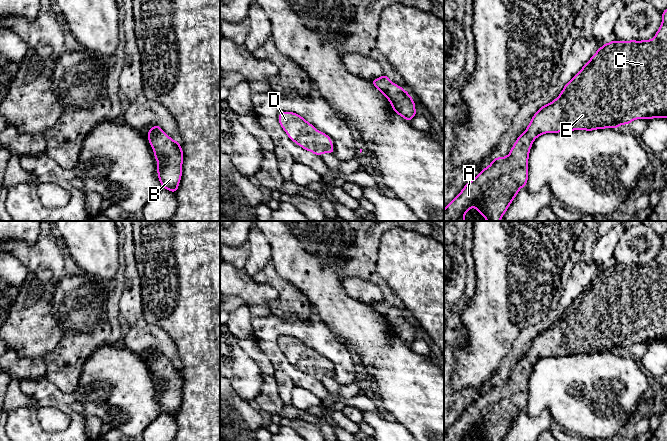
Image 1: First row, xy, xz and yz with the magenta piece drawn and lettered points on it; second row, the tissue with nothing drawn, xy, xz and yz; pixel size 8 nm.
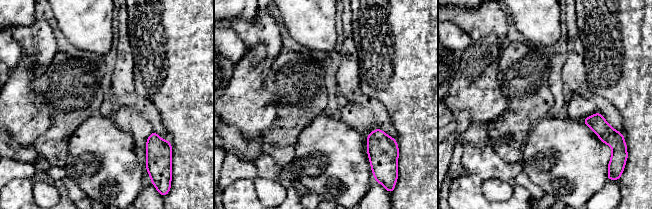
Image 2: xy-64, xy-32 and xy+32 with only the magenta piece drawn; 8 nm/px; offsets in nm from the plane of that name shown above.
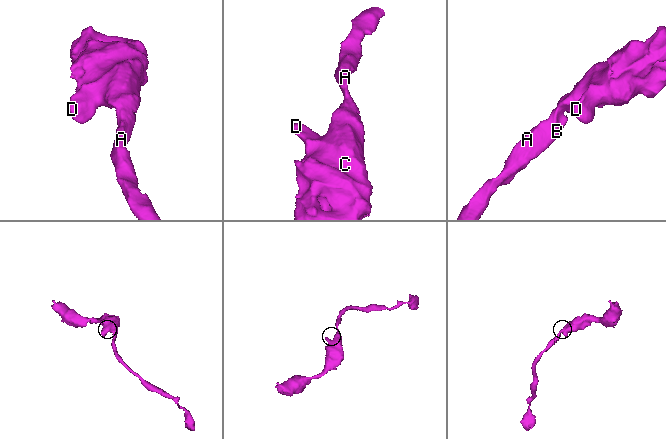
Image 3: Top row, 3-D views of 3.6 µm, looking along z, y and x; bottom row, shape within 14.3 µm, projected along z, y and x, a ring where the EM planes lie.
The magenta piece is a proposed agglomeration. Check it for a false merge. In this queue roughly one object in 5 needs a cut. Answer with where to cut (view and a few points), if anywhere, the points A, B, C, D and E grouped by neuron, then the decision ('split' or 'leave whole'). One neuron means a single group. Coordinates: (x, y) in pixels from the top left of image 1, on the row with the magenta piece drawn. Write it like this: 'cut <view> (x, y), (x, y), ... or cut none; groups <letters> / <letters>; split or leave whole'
cut none; groups A B C D E; leave whole

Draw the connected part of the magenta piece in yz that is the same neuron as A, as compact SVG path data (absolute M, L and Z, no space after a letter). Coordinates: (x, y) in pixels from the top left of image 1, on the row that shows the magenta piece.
M667 9L662 12L662 24L652 40L642 41L614 41L604 44L591 59L583 66L583 68L564 86L560 95L551 103L542 106L532 117L526 131L522 133L513 145L510 153L506 157L496 157L492 163L484 168L472 181L468 182L462 191L446 206L444 209L444 221L465 221L463 217L473 206L487 221L500 221L507 208L516 197L521 187L526 187L528 180L528 158L529 151L533 141L544 133L558 133L573 130L587 130L613 128L630 124L635 119L652 119L652 118L667 118Z

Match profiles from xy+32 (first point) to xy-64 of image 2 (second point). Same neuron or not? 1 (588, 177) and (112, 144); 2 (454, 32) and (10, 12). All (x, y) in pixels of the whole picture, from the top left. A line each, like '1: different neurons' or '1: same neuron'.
1: same neuron
2: different neurons

